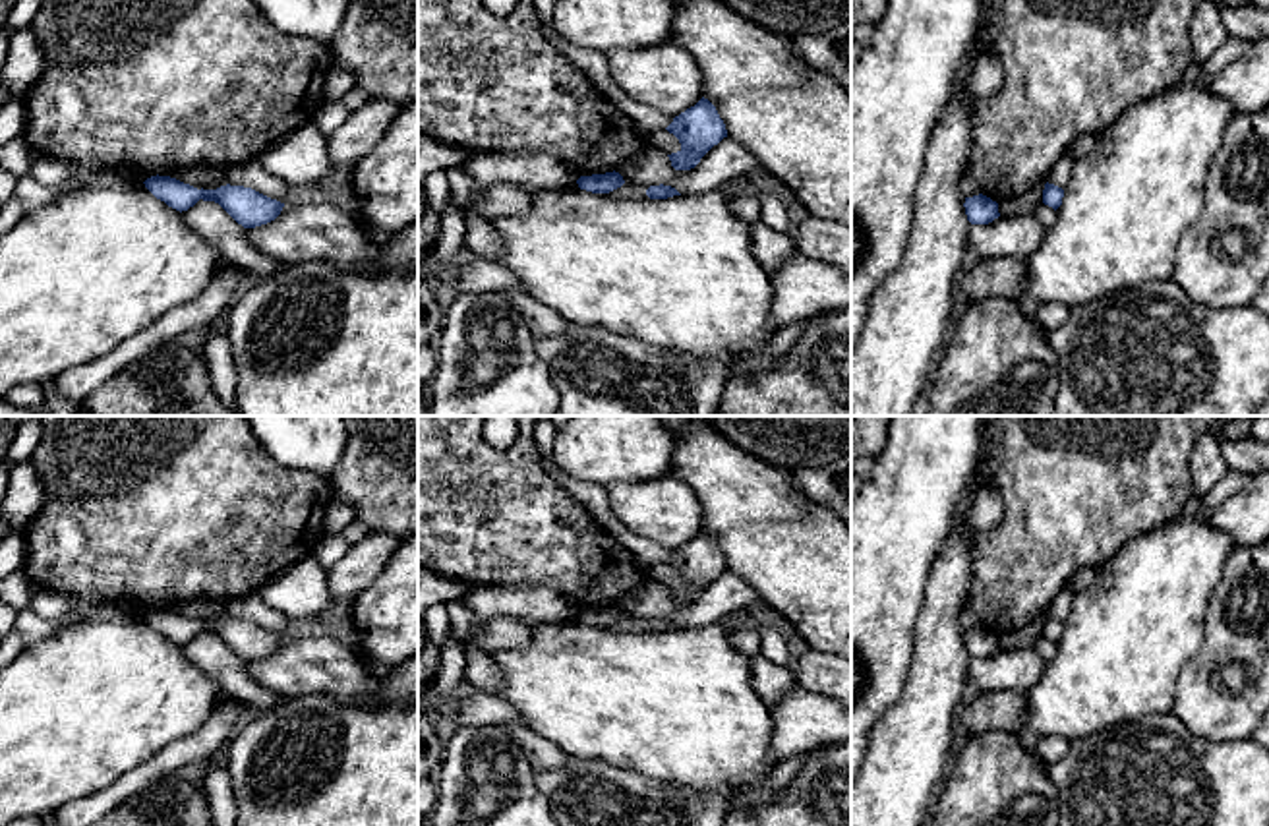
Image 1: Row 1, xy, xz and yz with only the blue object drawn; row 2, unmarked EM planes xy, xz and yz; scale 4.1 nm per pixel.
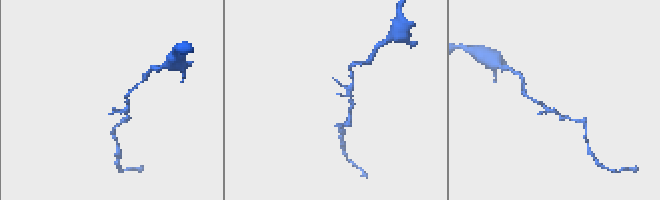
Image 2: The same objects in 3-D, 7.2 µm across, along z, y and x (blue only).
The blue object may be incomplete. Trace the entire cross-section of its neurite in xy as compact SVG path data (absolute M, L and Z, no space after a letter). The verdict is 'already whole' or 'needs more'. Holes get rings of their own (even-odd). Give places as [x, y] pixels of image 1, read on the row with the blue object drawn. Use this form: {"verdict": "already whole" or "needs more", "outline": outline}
{"verdict": "already whole", "outline": "M159 174L147 178L143 184L157 199L180 213L193 207L199 199L215 201L244 228L275 221L284 207L284 203L244 186L226 184L217 190L197 190L176 178Z"}

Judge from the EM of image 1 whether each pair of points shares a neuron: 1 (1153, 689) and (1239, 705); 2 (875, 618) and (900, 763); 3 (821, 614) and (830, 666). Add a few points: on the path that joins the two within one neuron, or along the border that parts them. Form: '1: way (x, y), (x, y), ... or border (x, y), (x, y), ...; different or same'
1: border (1196, 650), (1179, 678), (1177, 703), (1171, 710); different
2: border (912, 664), (900, 697), (871, 728); different
3: border (811, 647), (830, 654); different

